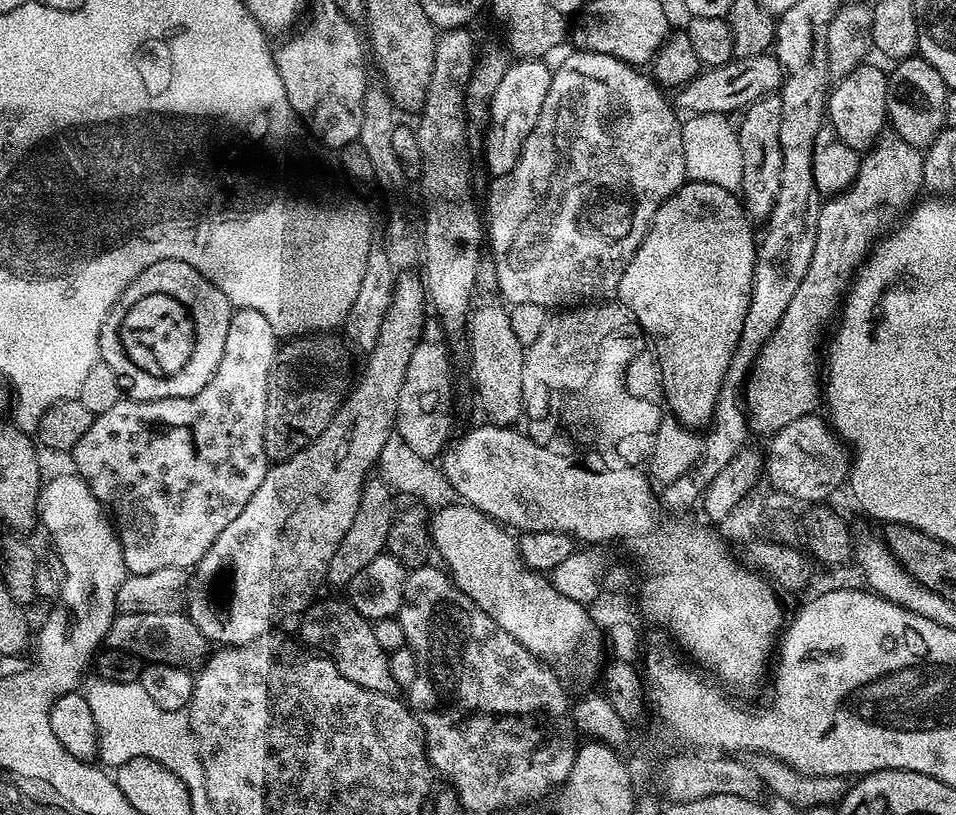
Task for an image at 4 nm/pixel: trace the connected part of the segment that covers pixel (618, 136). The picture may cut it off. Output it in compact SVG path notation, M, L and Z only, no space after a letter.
M572 50L560 65L555 65L550 94L546 94L546 102L542 102L542 114L538 114L538 122L534 130L530 130L530 138L526 138L514 170L504 176L495 177L488 188L486 244L492 247L490 263L496 270L496 288L505 296L503 299L509 305L534 302L534 306L542 306L545 310L560 310L573 302L592 302L597 298L607 297L604 296L607 292L615 293L630 258L634 258L638 246L642 246L650 230L654 214L658 214L666 198L670 198L685 184L686 158L682 150L681 117L670 103L669 97L667 100L664 97L667 95L645 73L644 77L640 72L643 71L639 67L622 62L610 54L583 50Z

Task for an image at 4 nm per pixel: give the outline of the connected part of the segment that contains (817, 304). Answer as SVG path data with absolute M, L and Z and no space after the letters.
M895 134L881 135L880 139L863 153L860 169L854 178L854 182L844 192L839 192L836 196L827 197L821 203L820 213L818 214L818 234L814 238L814 258L810 258L810 270L806 270L806 278L802 278L802 286L798 286L798 290L794 290L794 298L790 298L790 306L786 306L786 314L782 314L782 322L778 322L778 326L774 330L774 334L766 342L766 346L762 346L762 350L758 354L756 364L752 367L752 371L748 373L748 379L744 381L742 389L742 403L745 412L748 413L748 431L753 437L764 436L771 438L776 432L782 430L784 426L793 422L796 418L802 418L803 415L810 415L817 411L818 406L822 404L822 352L816 347L823 345L826 340L826 332L824 336L824 324L831 325L834 317L837 315L838 309L841 307L842 301L847 293L848 285L851 284L853 276L856 274L857 268L868 259L869 252L872 251L877 240L884 239L889 232L892 231L894 225L917 203L918 197L924 188L924 152L921 149L910 146L910 142L906 142L900 136Z

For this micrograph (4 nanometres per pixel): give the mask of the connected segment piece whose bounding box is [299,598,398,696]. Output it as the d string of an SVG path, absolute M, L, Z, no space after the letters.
M317 599L299 620L299 639L309 649L319 650L332 660L342 678L350 678L350 682L358 682L358 686L366 686L366 690L374 690L378 694L397 695L398 686L394 682L394 674L390 674L389 653L384 652L374 639L373 621L362 618L347 599Z

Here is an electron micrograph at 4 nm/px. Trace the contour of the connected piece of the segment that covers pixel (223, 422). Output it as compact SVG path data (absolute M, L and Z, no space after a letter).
M238 308L233 311L230 318L230 330L226 330L226 350L222 350L221 361L210 380L193 396L186 398L166 398L165 400L145 400L133 402L127 398L121 398L110 410L106 410L101 416L93 416L90 430L78 438L78 442L70 453L70 459L74 467L75 475L80 476L86 486L98 498L100 503L110 513L114 521L114 527L120 537L122 546L122 558L126 562L131 574L151 574L154 570L166 570L166 566L178 566L179 568L195 569L196 563L214 546L214 538L242 514L246 502L254 495L254 490L262 486L262 478L266 478L270 467L270 461L264 445L264 431L266 430L266 394L268 393L268 375L270 366L276 357L278 337L274 326L266 322L266 318L258 310Z

